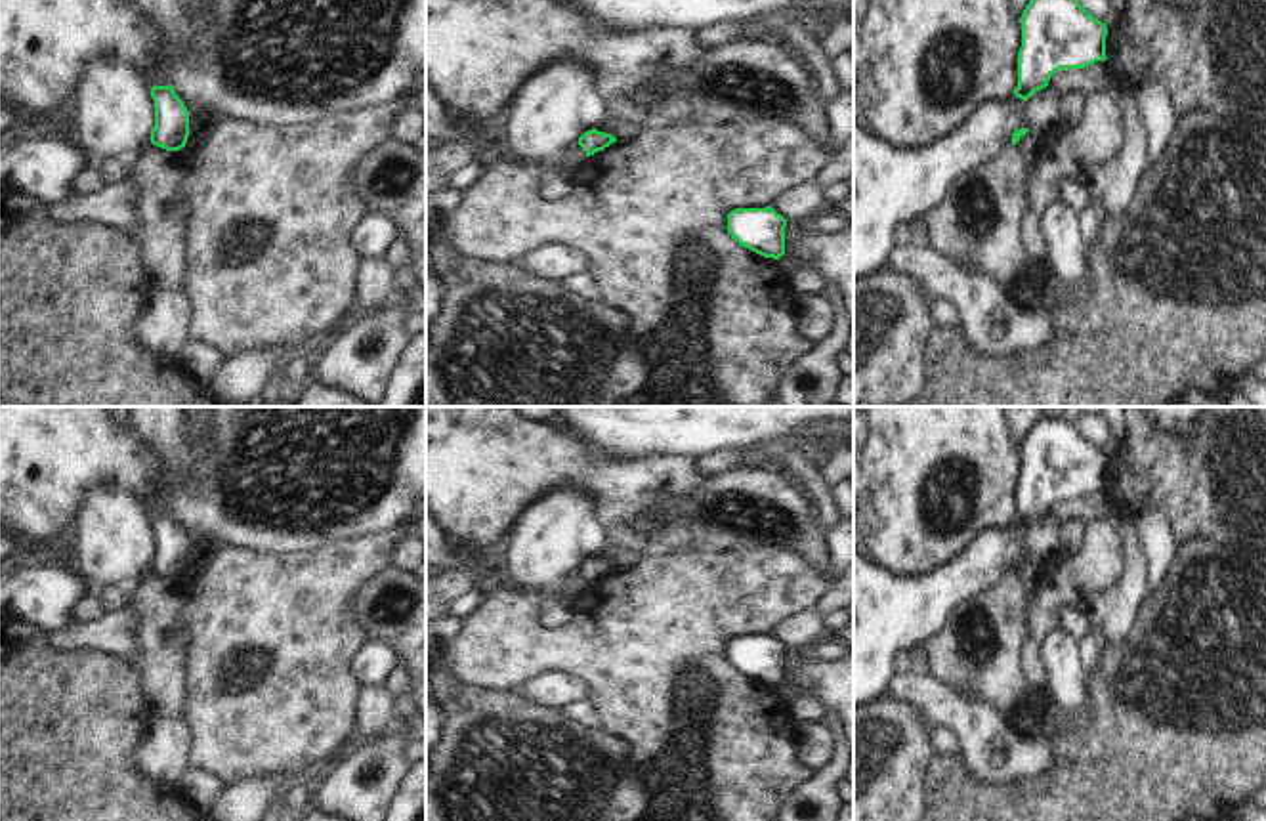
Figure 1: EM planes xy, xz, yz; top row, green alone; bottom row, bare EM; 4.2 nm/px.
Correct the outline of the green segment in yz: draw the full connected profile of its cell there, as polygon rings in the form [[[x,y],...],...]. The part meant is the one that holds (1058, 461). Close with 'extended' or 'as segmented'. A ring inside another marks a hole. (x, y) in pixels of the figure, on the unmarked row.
[[[1041,412],[1025,433],[1020,451],[1022,475],[1014,523],[1023,529],[1046,516],[1056,498],[1085,496],[1108,487],[1108,454],[1064,416]]] | as segmented

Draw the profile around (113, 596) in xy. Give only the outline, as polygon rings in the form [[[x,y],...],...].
[[[115,582],[115,584],[105,584],[101,592],[101,603],[107,611],[115,611],[118,607],[124,607],[128,603],[128,594],[130,594],[132,584],[126,582]]]

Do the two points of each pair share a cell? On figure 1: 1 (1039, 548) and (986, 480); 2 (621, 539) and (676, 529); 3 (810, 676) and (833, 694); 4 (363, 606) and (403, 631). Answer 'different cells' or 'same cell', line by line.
1: different cells
2: same cell
3: same cell
4: same cell

